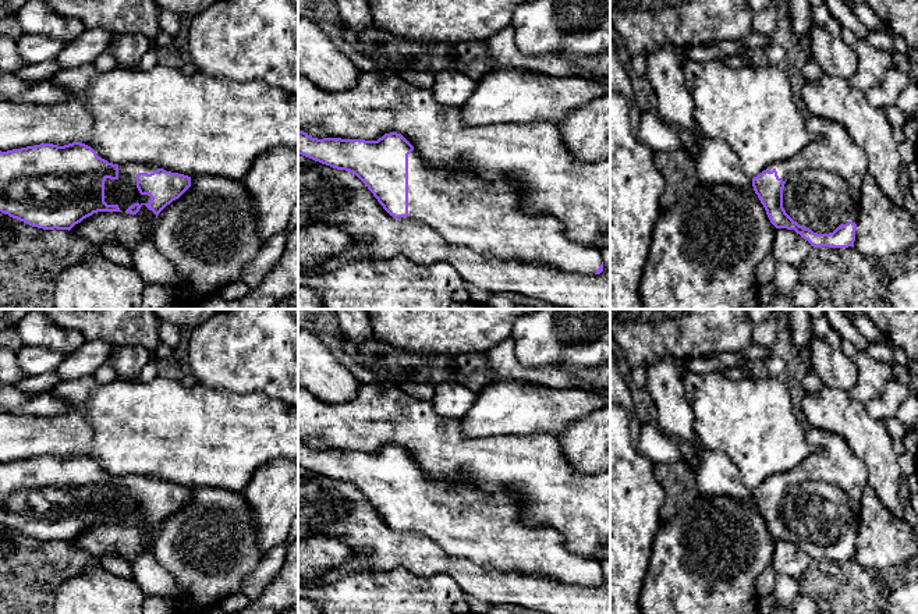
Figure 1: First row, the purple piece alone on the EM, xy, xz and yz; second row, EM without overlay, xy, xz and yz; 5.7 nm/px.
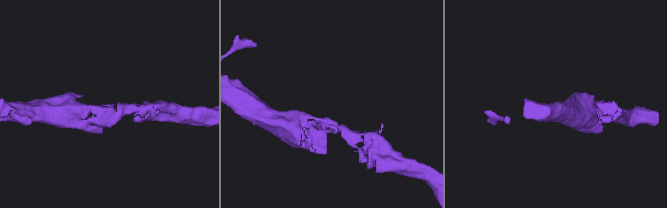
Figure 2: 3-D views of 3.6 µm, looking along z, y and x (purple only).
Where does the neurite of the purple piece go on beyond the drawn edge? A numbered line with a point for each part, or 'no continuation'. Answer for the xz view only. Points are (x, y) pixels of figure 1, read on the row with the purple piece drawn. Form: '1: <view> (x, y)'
1: xz (464, 209)

